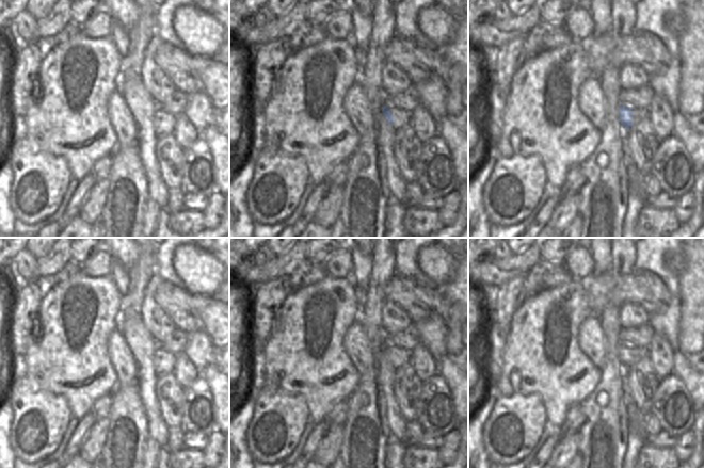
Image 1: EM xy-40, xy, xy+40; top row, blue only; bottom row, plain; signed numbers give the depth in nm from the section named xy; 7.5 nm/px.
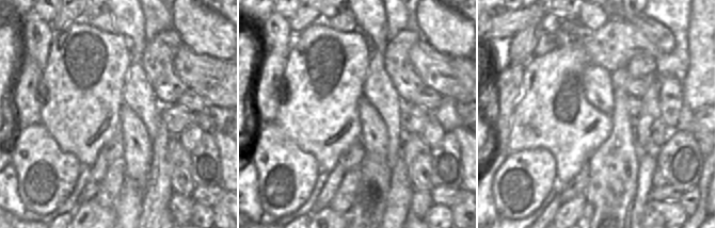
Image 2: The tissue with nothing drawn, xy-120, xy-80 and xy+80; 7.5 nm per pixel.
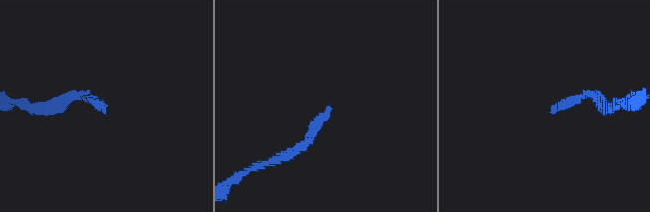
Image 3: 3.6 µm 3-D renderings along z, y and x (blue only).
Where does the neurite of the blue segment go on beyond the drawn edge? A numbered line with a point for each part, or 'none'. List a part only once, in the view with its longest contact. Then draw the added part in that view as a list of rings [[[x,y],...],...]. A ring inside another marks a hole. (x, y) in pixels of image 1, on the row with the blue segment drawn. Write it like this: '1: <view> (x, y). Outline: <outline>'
1: xy+40 (637, 114). Outline: [[[631,109],[631,126],[638,124],[645,115],[649,115],[649,109]]]

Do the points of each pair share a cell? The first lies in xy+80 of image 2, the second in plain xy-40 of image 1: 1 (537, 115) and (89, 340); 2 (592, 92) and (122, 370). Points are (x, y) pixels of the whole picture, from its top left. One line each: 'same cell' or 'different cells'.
1: same cell
2: same cell

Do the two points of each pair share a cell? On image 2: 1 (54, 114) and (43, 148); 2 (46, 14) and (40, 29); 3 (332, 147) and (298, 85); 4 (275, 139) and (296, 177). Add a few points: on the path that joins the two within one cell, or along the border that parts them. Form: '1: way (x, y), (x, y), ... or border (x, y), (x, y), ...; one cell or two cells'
1: border (40, 123), (63, 151); two cells
2: border (32, 11), (50, 25); two cells
3: way (323, 136), (323, 120), (315, 102); one cell
4: way (275, 148), (275, 153), (289, 167); one cell

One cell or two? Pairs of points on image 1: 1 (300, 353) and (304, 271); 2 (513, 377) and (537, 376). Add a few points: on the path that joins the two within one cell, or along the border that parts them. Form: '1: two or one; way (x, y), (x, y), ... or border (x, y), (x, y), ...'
1: two; border (326, 277), (288, 292)
2: one; way (518, 376), (531, 375)

